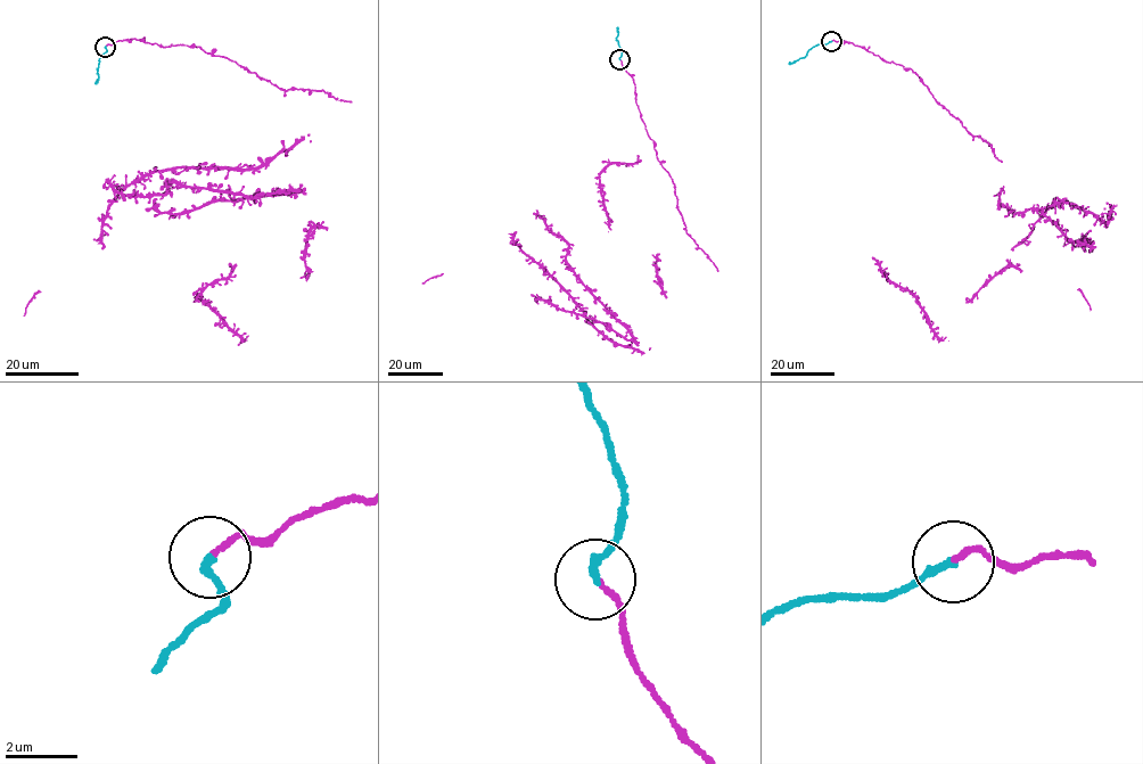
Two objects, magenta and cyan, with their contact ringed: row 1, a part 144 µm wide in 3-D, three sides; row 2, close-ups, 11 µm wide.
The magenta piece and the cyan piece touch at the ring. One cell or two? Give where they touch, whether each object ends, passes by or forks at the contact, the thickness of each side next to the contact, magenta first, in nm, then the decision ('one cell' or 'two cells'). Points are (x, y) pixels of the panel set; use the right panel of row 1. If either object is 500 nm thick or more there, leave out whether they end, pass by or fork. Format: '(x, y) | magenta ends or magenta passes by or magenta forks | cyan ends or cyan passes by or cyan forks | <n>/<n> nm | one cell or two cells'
(831, 41) | magenta ends | cyan ends | 160/200 nm | one cell

